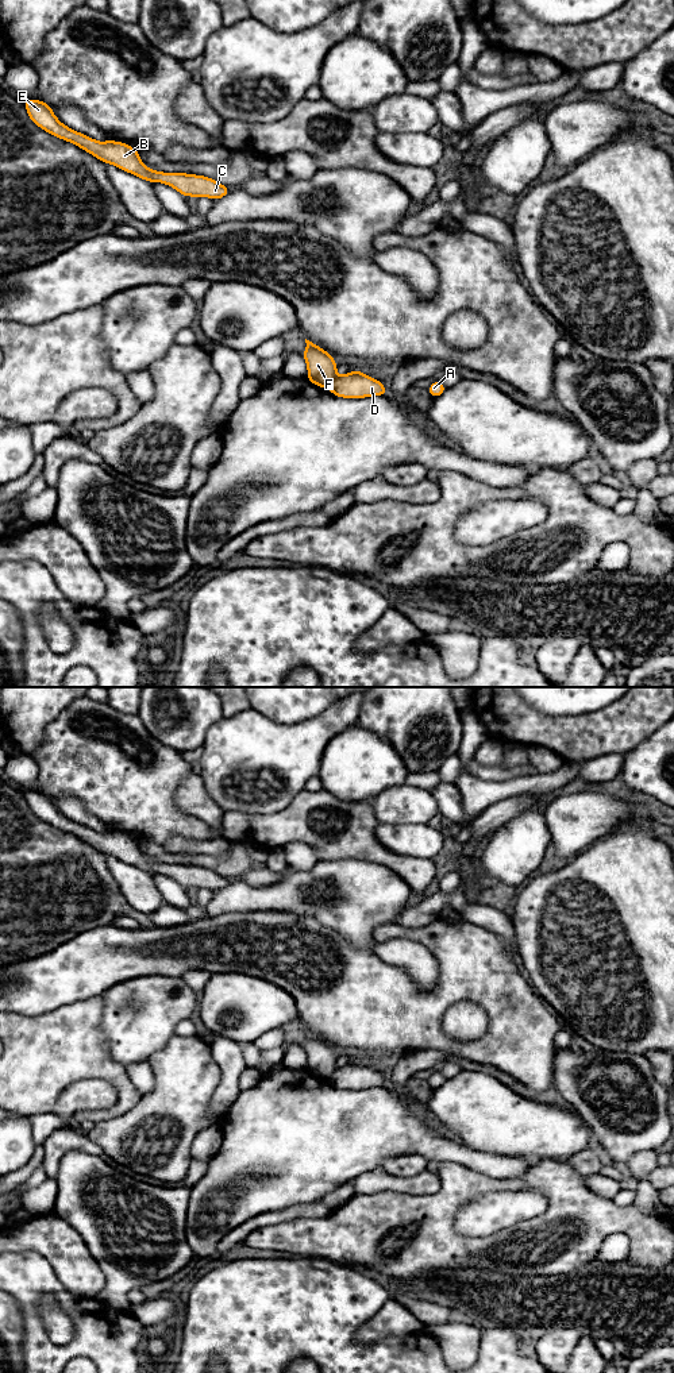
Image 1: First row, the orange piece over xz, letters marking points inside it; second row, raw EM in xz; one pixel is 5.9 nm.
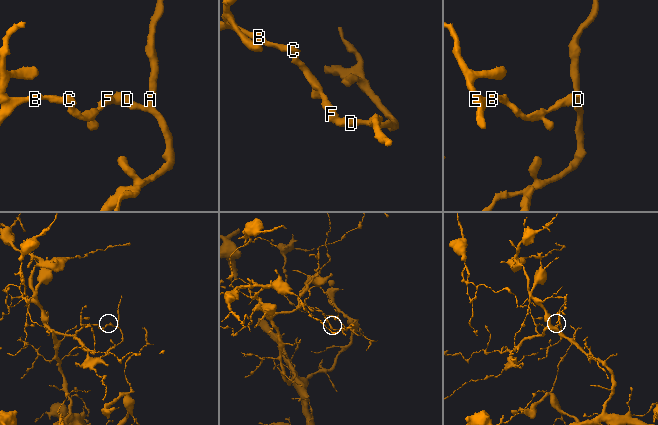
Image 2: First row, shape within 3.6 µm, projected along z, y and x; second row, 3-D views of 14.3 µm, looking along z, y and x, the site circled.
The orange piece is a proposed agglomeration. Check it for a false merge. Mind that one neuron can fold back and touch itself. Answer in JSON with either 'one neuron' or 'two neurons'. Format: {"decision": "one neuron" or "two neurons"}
{"decision": "two neurons"}

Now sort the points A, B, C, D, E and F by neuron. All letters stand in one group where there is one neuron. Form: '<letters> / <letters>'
A D / B C E F

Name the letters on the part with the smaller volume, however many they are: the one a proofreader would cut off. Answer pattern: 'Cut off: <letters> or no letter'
Cut off: A, D

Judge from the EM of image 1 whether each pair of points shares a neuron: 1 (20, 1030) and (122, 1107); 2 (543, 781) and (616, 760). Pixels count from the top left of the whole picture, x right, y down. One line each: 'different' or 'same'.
1: same
2: different

